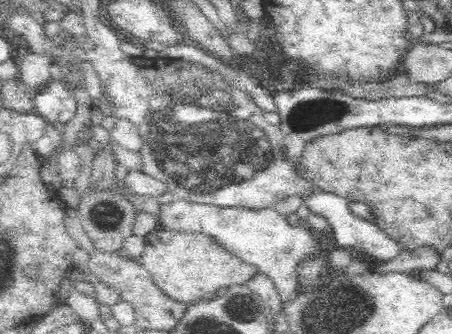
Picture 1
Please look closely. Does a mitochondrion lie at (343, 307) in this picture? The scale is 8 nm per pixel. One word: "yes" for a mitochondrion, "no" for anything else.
yes

